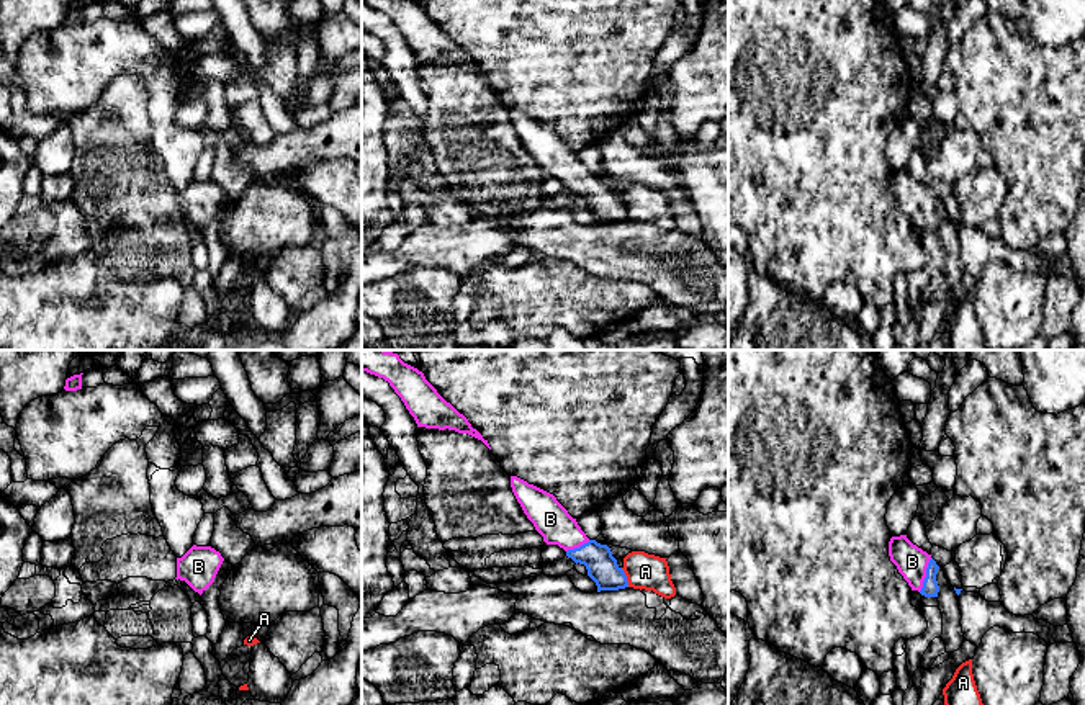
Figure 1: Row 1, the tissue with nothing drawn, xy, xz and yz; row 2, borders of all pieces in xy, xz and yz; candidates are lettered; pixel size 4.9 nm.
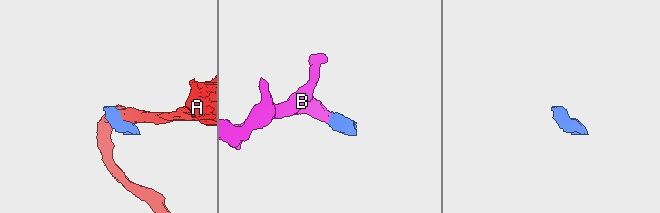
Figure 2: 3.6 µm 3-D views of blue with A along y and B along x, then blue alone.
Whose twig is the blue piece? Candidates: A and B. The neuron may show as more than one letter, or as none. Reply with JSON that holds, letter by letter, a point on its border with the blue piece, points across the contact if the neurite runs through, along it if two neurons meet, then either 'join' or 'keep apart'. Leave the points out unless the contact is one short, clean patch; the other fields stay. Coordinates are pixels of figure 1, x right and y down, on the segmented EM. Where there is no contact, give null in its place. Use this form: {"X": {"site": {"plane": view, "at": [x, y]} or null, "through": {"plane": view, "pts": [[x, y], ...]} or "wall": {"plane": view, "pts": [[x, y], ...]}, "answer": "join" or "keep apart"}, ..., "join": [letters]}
{"A": {"site": {"plane": "xz", "at": [625, 578]}, "wall": {"plane": "xz", "pts": [[621, 568], [629, 586]]}, "answer": "keep apart"}, "B": {"site": {"plane": "yz", "at": [927, 574]}, "through": {"plane": "yz", "pts": [[930, 588], [927, 574], [912, 561]]}, "answer": "join"}, "join": ["B"]}

